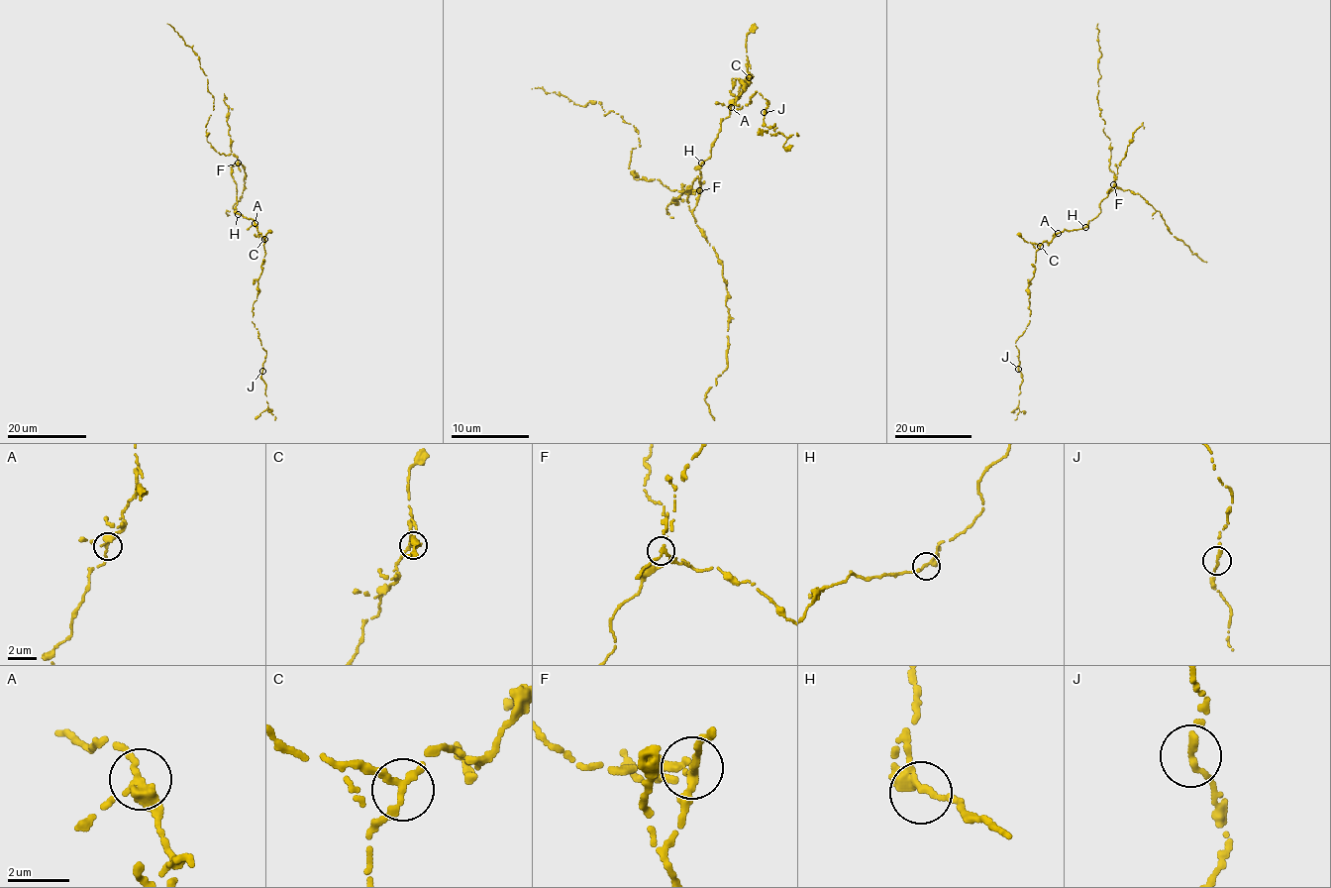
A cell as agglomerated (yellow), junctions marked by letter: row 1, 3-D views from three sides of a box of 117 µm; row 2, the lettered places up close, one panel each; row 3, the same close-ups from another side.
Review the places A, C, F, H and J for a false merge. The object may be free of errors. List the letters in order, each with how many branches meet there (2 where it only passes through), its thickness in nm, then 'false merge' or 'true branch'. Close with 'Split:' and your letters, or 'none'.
A: branches 3; calibre 280 nm; true branch
C: branches 3; calibre 200 nm; true branch
F: branches 3; calibre 200 nm; false merge
H: branches 3; calibre 200 nm; true branch
J: branches 2; calibre 240 nm; true branch
Split: F

